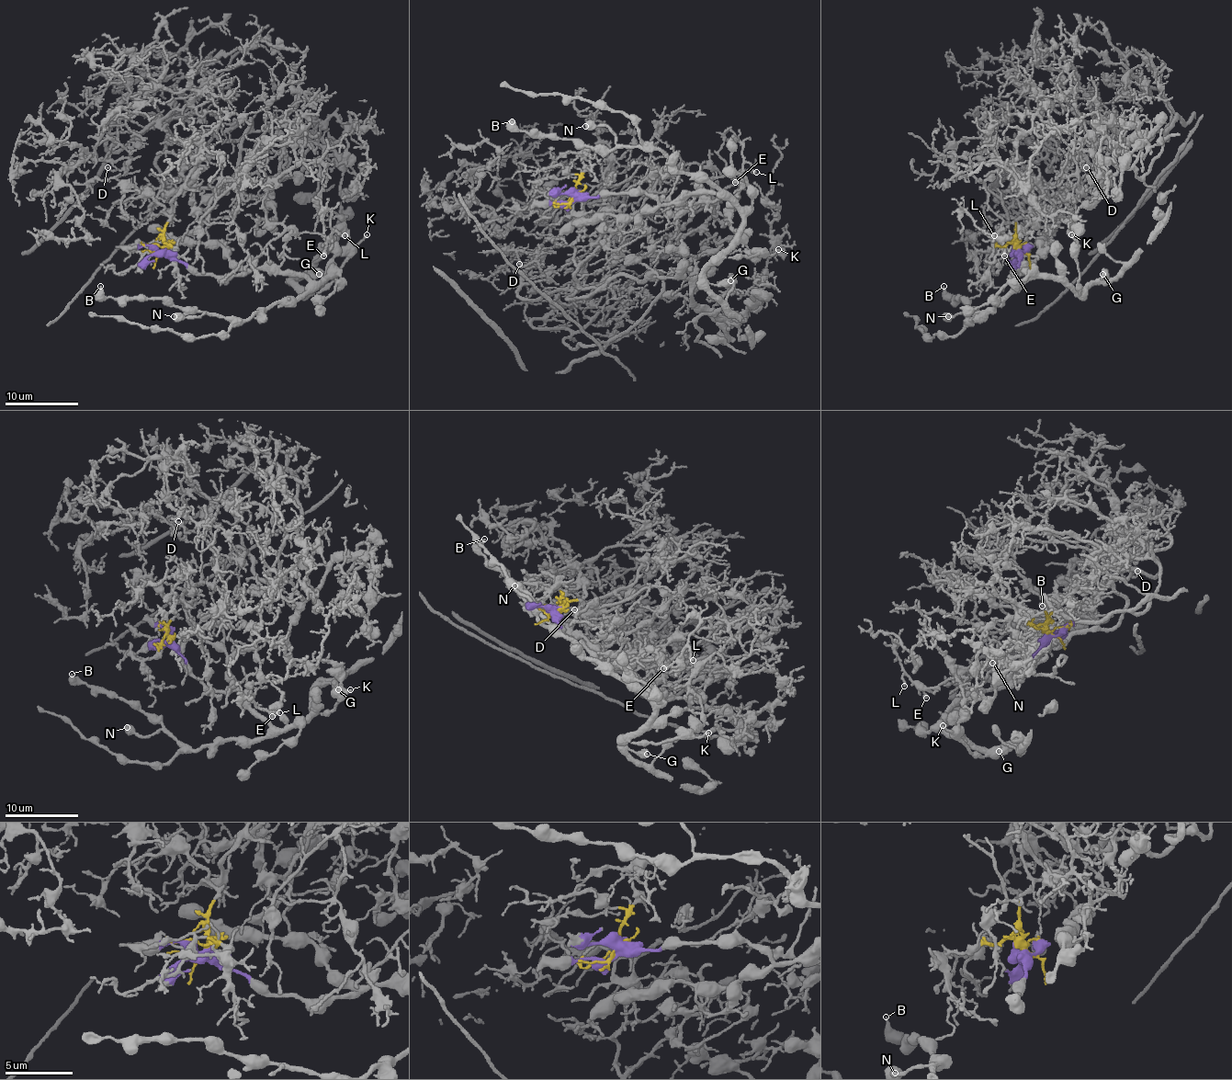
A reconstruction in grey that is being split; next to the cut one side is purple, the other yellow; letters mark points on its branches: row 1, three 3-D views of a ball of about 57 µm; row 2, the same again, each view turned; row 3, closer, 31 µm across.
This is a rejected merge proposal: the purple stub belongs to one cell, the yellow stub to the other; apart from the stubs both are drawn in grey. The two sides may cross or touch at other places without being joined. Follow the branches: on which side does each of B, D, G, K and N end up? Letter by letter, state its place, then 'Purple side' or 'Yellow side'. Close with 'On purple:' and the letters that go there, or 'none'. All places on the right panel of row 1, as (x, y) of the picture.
B: Place: (943, 286). Purple side
D: Place: (1086, 167). Yellow side
G: Place: (1102, 274). Purple side
K: Place: (1071, 234). Purple side
N: Place: (948, 316). Purple side
On purple: B, G, K, N

